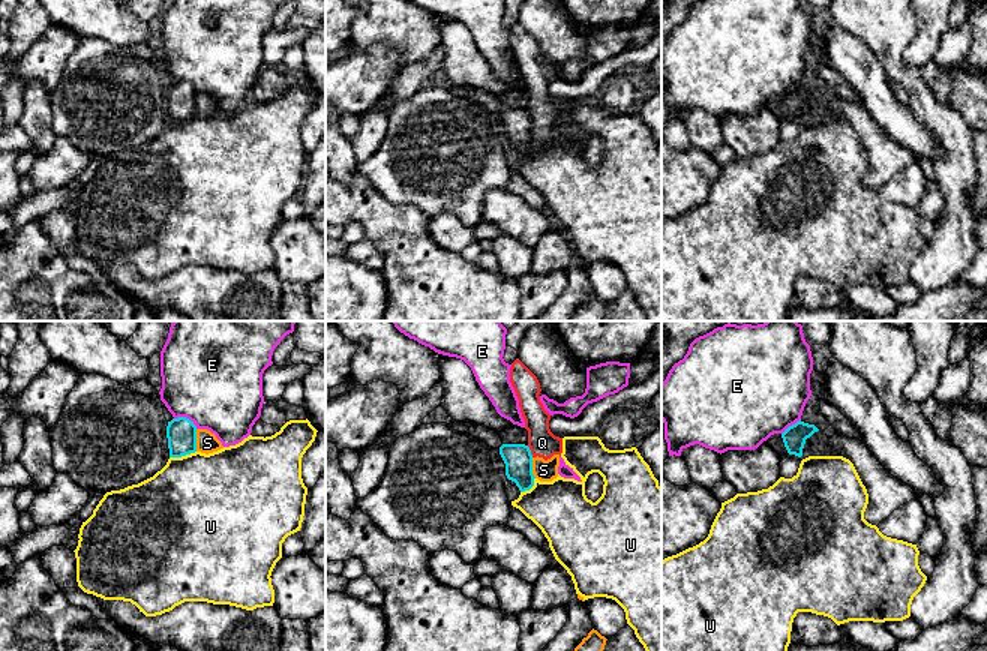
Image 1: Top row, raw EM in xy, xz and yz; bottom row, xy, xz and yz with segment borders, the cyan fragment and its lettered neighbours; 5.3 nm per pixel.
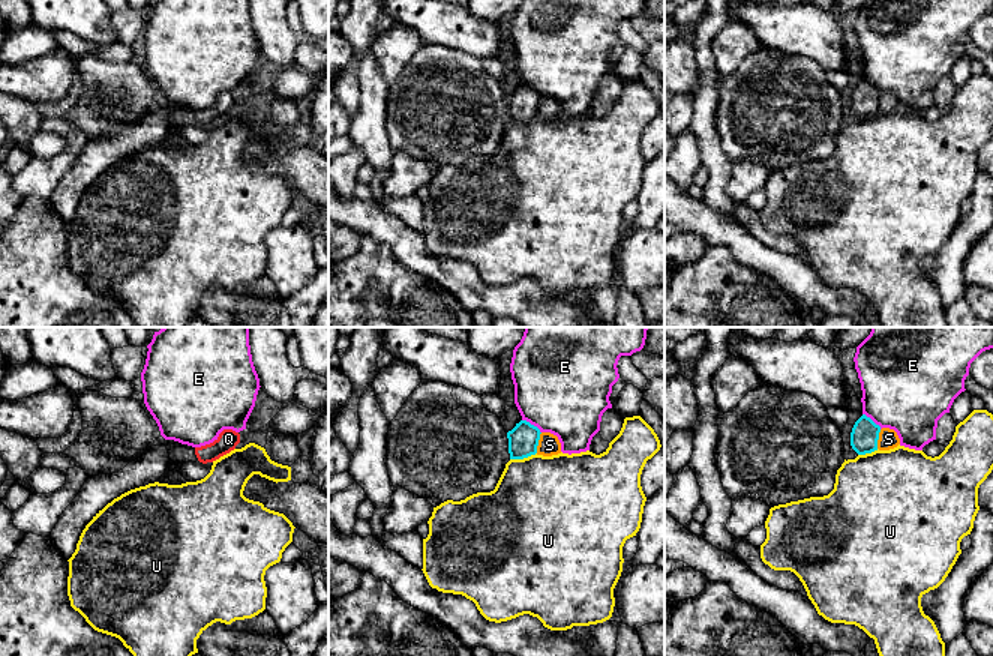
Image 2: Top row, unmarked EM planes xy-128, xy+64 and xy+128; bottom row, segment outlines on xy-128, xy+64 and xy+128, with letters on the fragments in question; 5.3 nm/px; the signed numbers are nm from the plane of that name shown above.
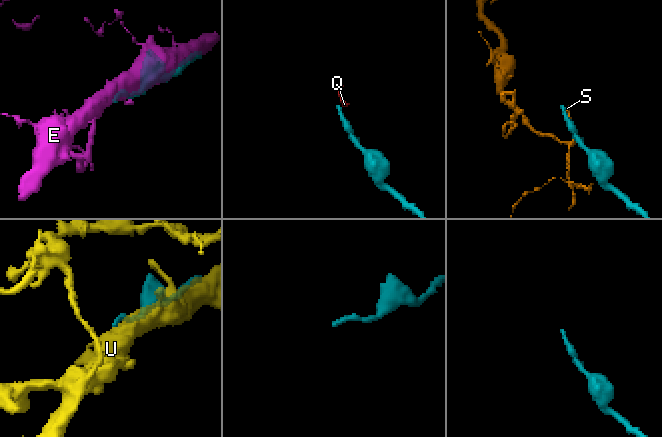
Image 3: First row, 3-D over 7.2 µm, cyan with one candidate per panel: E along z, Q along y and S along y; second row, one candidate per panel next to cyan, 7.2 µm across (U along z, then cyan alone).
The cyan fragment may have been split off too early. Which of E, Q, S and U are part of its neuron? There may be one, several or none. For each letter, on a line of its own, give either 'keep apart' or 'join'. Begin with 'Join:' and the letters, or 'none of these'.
Join: none of these
E: keep apart
Q: keep apart
S: keep apart
U: keep apart

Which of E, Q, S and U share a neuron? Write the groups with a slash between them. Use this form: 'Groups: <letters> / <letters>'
Groups: E / Q S / U

